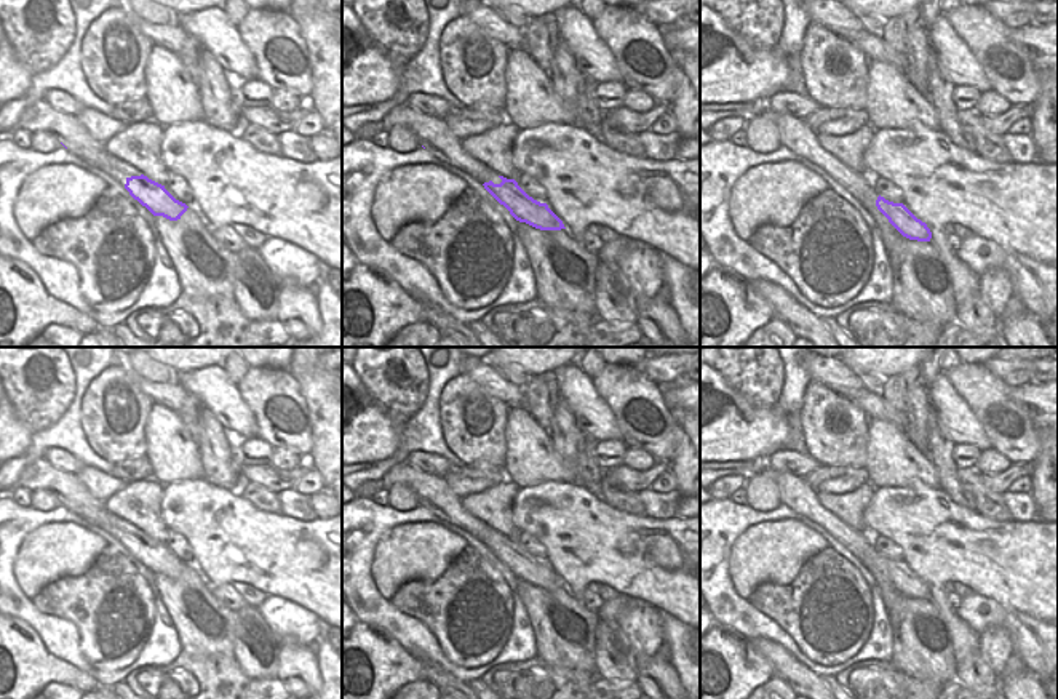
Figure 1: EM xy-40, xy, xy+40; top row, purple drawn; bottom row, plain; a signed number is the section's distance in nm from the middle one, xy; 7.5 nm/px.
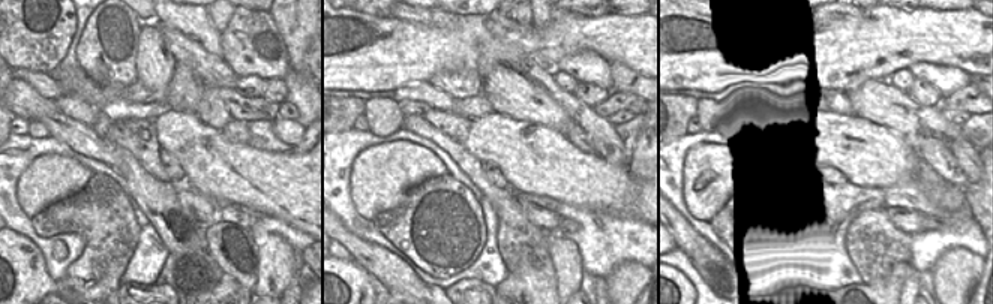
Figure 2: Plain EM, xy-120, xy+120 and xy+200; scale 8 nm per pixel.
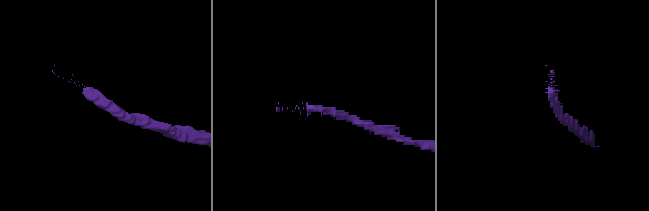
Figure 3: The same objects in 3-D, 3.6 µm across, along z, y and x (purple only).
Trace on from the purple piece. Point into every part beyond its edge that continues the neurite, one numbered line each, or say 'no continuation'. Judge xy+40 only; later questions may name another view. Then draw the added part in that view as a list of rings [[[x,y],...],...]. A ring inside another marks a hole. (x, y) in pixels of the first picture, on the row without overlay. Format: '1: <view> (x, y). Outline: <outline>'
no continuation.

